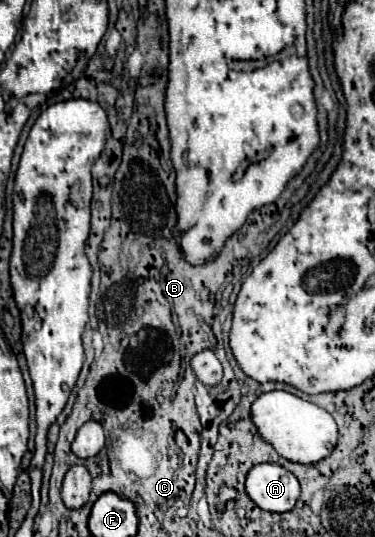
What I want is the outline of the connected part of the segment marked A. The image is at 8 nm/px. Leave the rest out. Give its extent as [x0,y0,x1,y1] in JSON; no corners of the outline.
[245,463,301,513]

